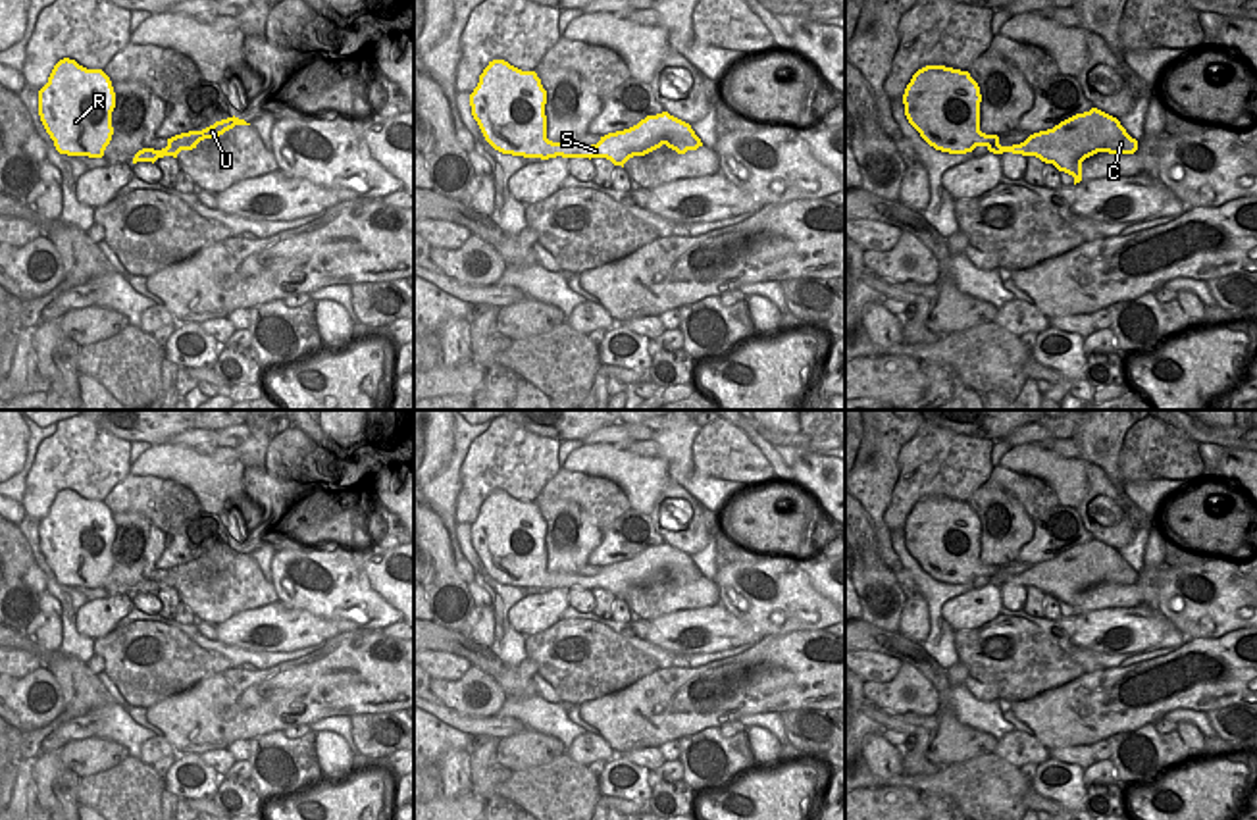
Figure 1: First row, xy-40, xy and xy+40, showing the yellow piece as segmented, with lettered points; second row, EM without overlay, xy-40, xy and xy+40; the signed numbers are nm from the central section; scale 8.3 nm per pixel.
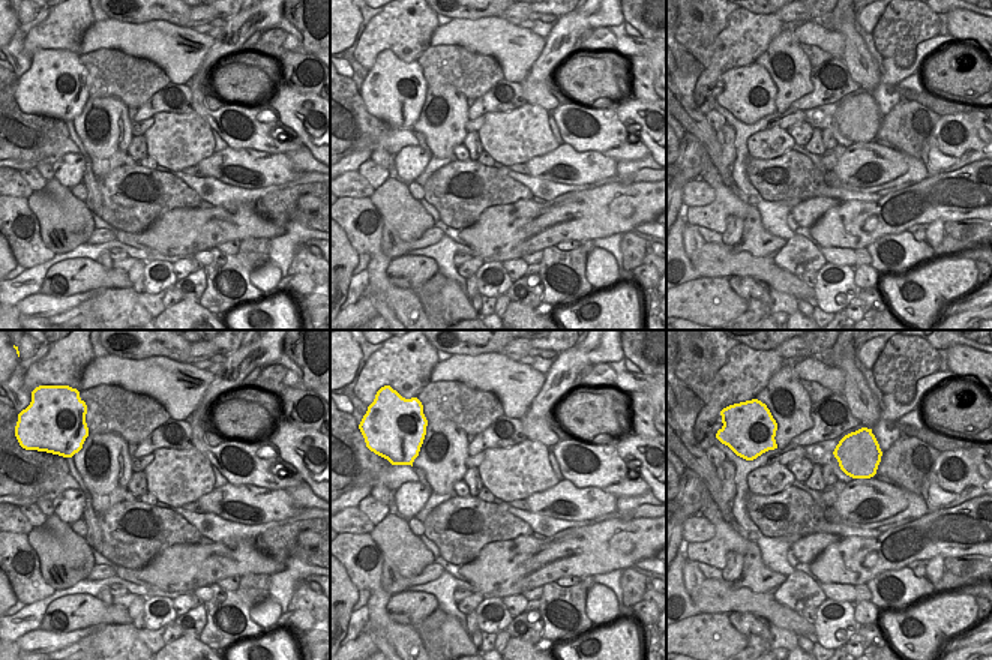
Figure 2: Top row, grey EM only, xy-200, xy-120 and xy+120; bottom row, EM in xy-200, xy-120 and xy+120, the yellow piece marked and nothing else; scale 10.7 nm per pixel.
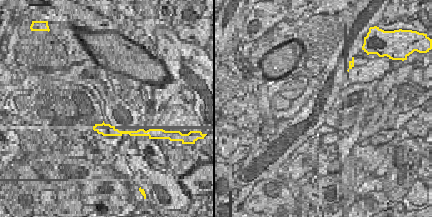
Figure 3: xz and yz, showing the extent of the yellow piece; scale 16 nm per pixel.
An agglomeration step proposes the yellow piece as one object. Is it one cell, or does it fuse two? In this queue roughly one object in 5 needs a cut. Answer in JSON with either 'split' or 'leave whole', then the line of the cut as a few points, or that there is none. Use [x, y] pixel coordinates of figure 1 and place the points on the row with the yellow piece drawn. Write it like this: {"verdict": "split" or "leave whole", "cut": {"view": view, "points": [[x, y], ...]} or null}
{"verdict": "leave whole", "cut": null}

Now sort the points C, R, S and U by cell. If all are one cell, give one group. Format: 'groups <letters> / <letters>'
groups C R S U

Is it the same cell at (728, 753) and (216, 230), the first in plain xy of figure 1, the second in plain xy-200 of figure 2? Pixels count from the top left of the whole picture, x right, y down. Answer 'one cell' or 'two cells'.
two cells

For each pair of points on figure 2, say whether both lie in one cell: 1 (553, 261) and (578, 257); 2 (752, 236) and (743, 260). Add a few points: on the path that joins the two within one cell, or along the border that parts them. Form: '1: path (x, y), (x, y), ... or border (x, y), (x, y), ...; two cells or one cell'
1: path (559, 261), (572, 261); one cell
2: border (731, 248), (767, 257); two cells

